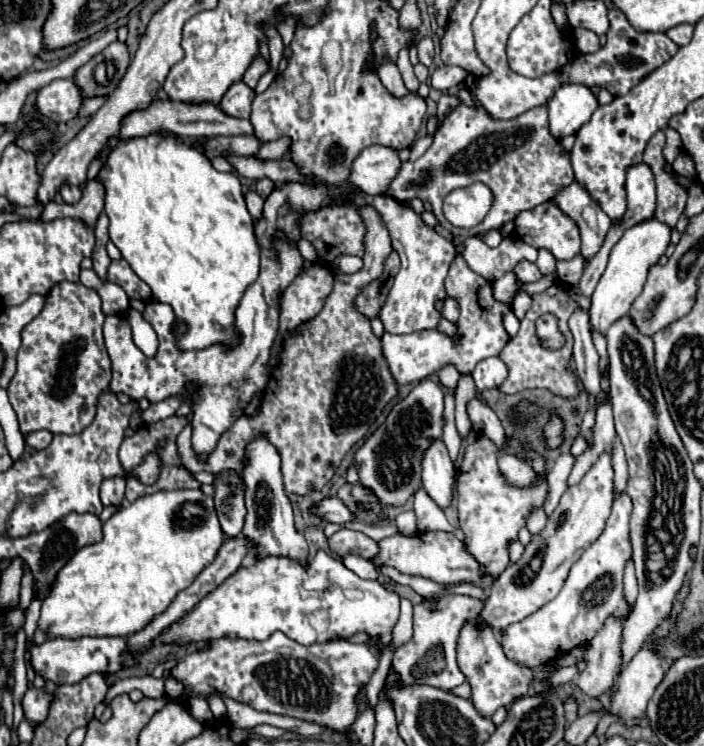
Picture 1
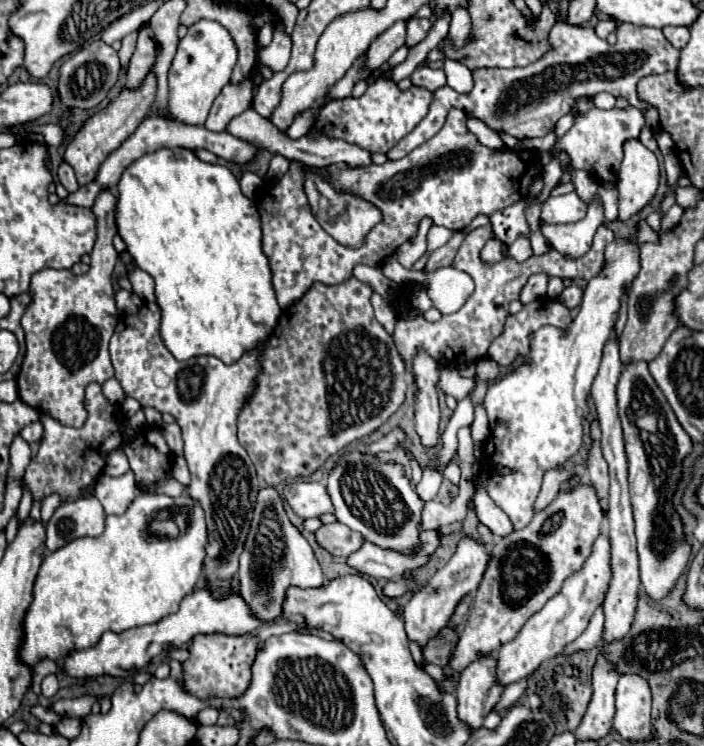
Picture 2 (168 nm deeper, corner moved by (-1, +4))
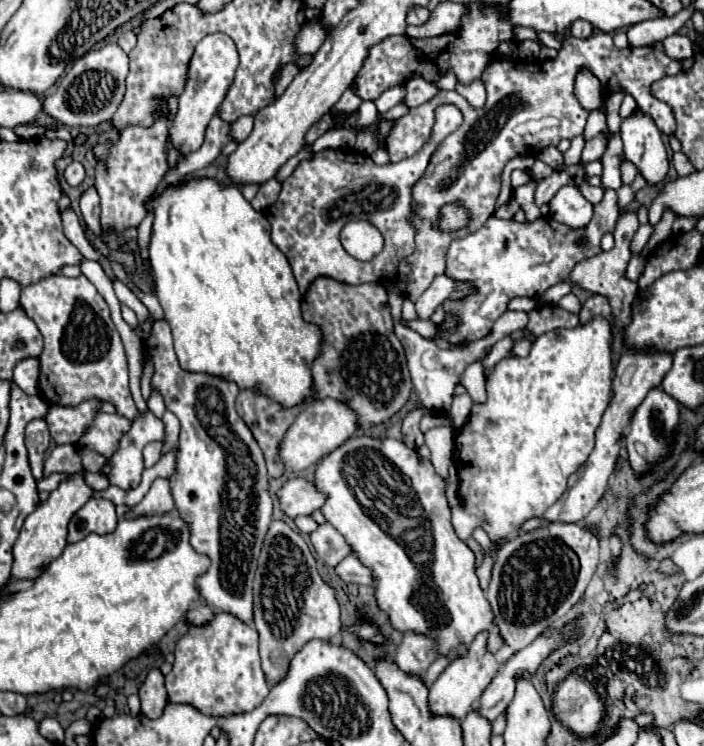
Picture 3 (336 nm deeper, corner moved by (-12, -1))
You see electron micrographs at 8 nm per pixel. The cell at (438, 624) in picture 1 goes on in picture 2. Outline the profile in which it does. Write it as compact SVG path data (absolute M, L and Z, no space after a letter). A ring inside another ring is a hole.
M443 628L433 640L429 640L429 644L423 648L423 656L427 662L437 664L441 668L447 666L451 652L453 652L453 644L457 640L457 634L451 628Z

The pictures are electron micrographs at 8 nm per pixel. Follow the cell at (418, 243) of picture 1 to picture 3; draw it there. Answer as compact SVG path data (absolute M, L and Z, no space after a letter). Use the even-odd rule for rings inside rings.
M350 221L340 233L342 247L358 261L370 261L384 249L382 233L370 221Z

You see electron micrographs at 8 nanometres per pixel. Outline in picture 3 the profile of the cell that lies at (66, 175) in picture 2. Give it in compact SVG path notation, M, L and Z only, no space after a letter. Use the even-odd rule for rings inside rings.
M72 161L72 163L66 167L66 171L64 171L64 179L68 181L68 185L78 187L78 185L84 181L84 167L82 167L82 163Z

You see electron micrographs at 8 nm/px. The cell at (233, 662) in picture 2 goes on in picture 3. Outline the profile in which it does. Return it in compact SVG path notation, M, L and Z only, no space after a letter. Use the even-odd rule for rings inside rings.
M218 611L208 625L202 625L202 627L190 625L188 633L176 643L174 655L176 655L176 661L174 661L172 673L166 675L166 691L172 703L188 703L200 709L204 715L218 717L218 715L252 711L256 705L260 705L260 701L264 701L264 697L270 691L270 685L260 667L258 631L230 613Z

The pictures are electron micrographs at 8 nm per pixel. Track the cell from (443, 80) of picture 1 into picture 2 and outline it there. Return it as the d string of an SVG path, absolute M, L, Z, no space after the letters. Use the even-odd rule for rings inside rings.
M421 62L413 74L409 76L413 86L421 86L421 88L427 88L429 92L435 92L437 88L445 86L445 72L443 70L433 70L429 66L425 66L425 62Z

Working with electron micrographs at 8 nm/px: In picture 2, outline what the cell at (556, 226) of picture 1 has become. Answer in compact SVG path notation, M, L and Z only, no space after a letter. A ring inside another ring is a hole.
M577 192L553 196L543 204L541 222L543 224L569 224L585 216L587 204L577 196Z

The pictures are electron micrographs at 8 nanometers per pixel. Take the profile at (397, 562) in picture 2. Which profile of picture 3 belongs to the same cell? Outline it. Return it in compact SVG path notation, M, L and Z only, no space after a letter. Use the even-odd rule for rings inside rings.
M348 555L340 565L336 565L336 573L340 579L348 583L362 583L362 585L374 585L372 569L366 567L356 555Z

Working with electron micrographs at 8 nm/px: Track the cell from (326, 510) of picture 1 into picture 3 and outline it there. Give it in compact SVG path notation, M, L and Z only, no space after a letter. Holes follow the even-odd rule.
M308 479L286 481L286 485L278 491L278 495L280 495L280 507L288 517L312 515L314 511L322 509L322 505L328 499L328 495Z

